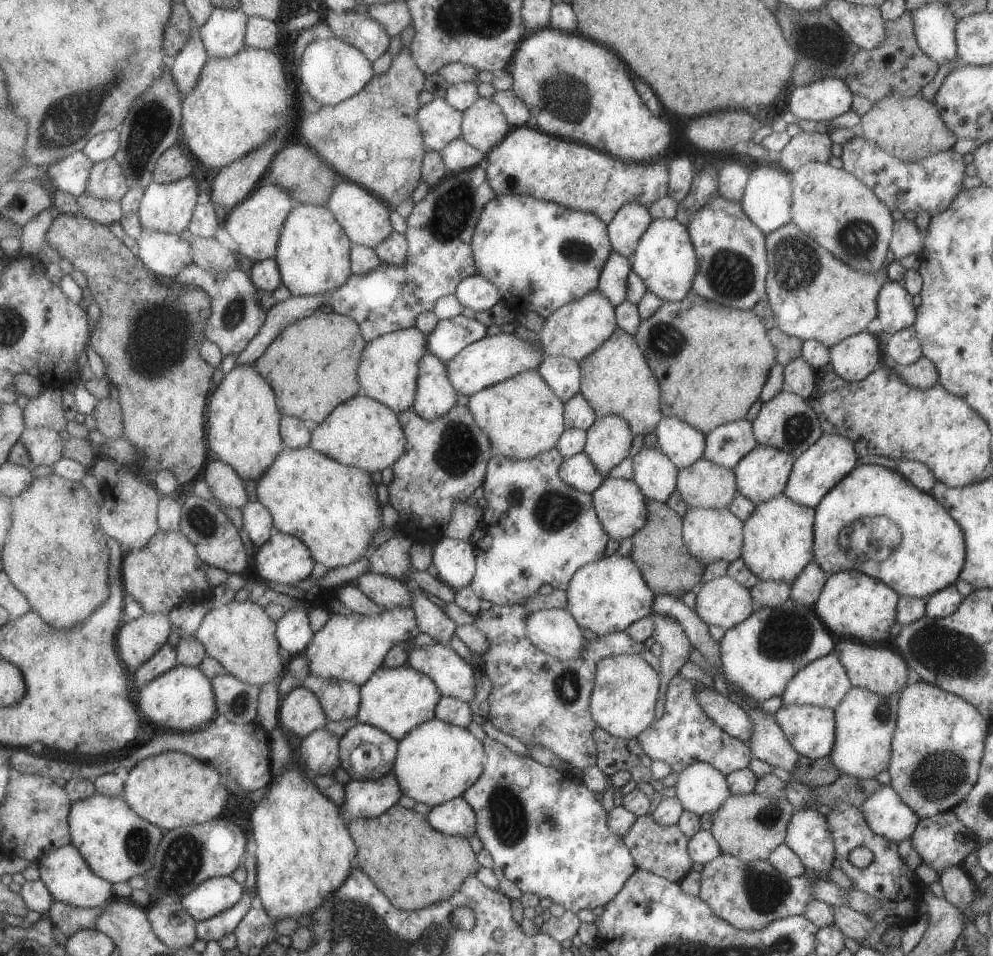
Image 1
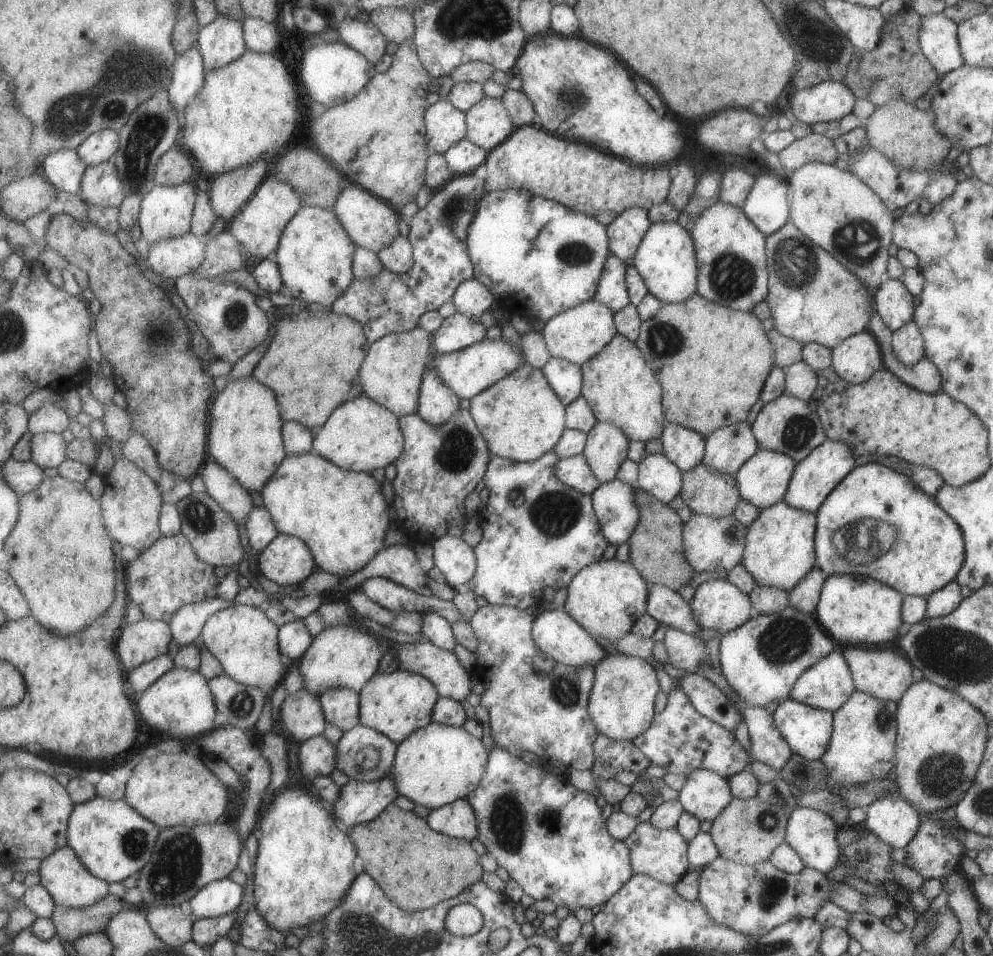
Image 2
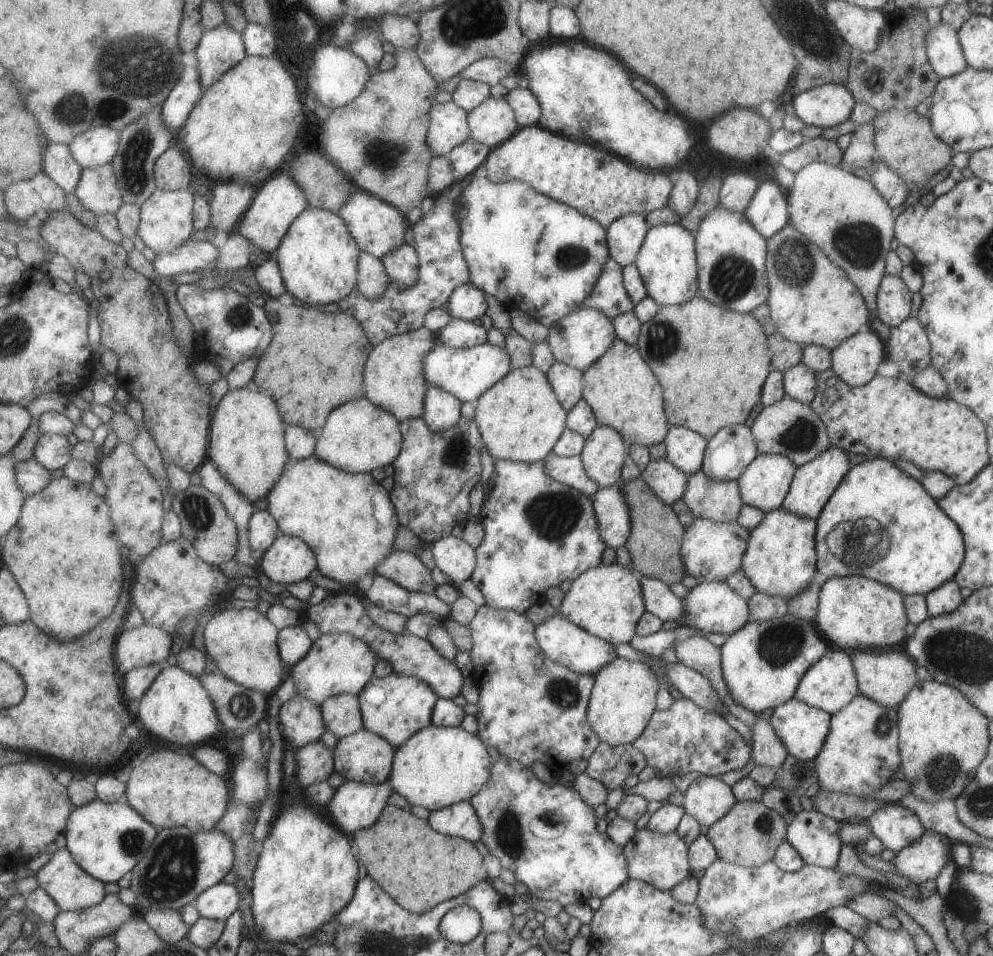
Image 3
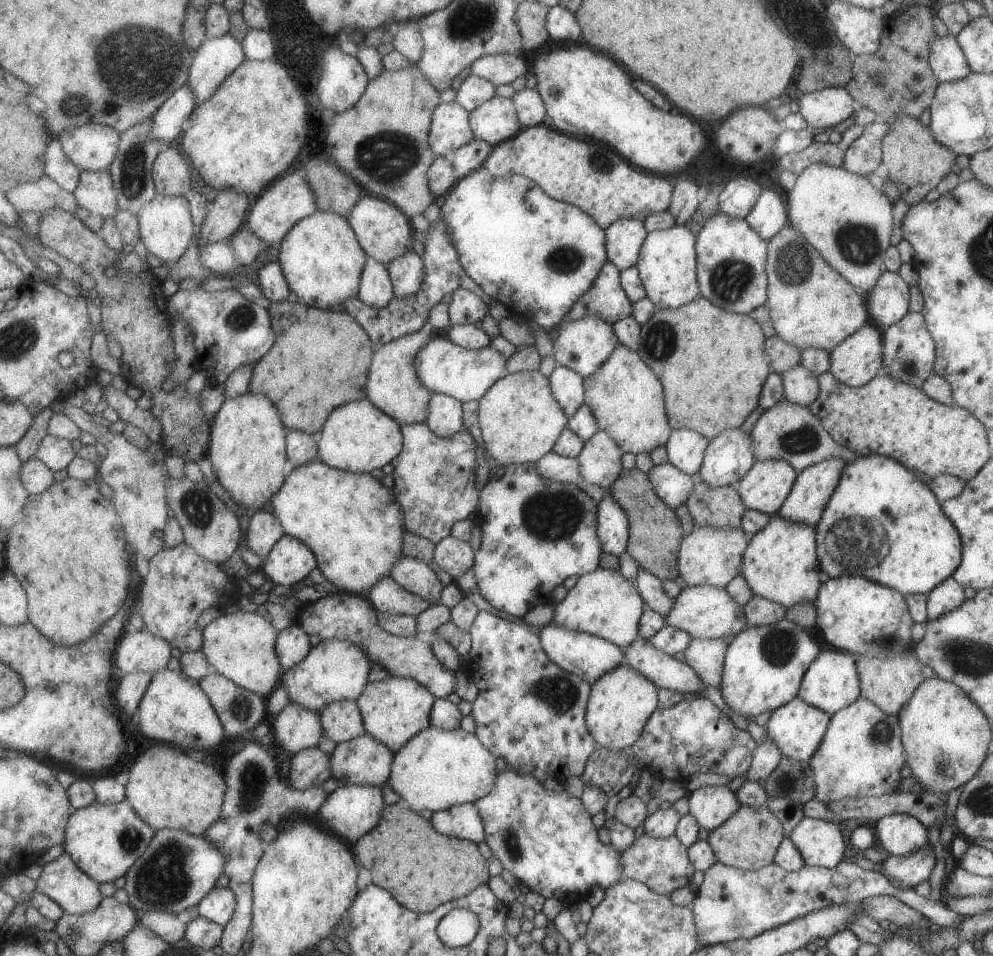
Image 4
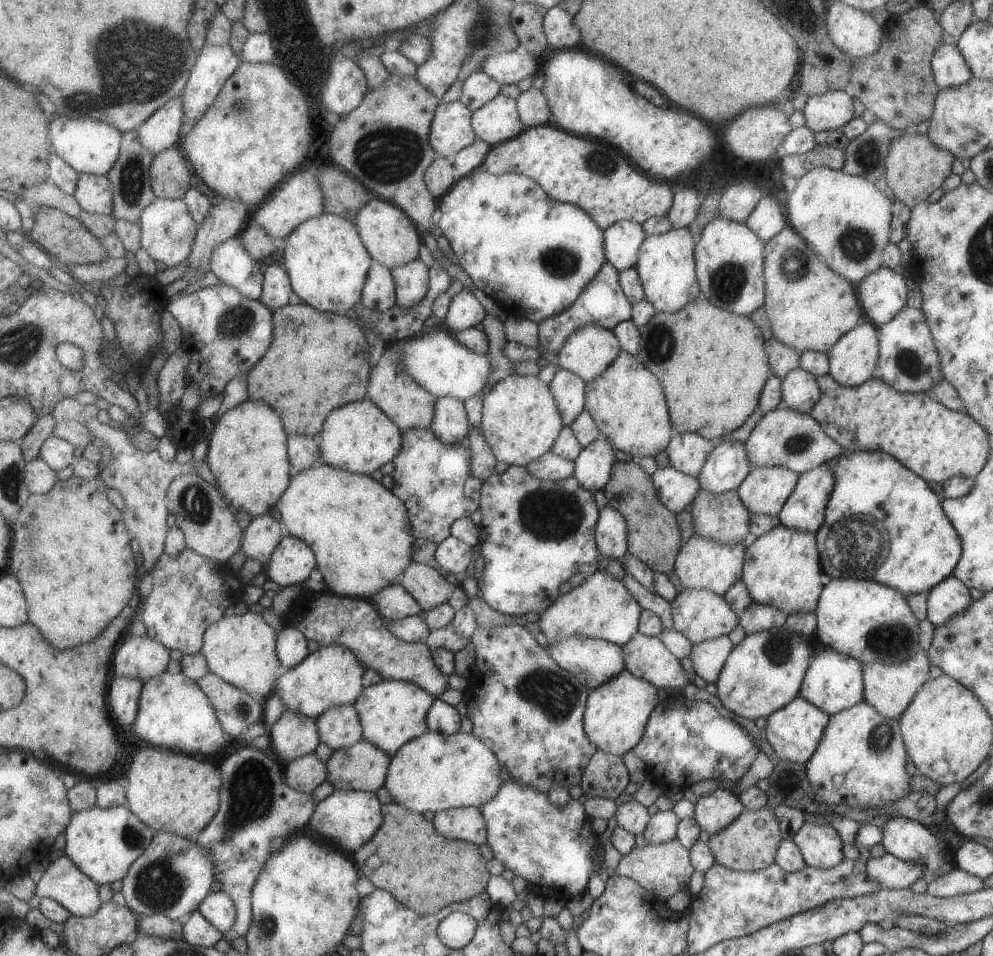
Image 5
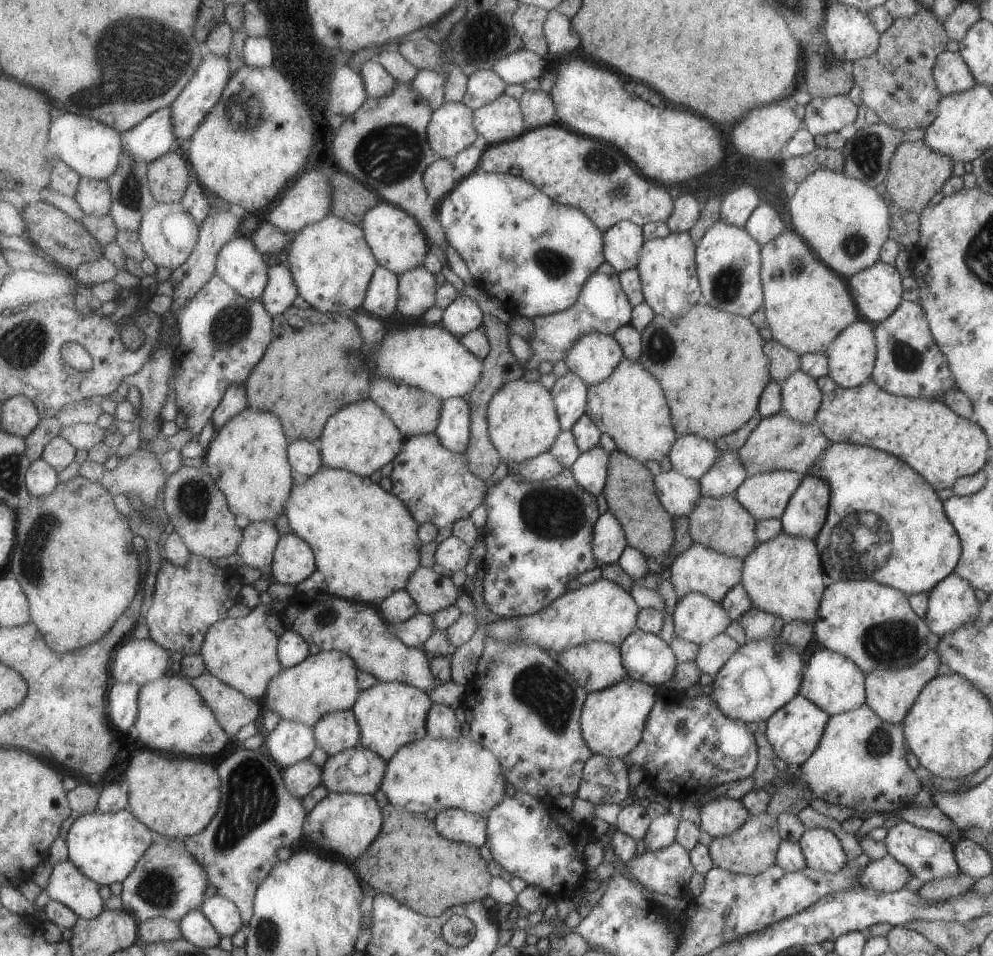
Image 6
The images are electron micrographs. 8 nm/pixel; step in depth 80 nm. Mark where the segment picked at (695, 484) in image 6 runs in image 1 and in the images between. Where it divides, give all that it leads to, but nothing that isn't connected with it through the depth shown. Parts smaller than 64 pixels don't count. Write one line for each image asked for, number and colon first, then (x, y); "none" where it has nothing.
1: (655, 475)
2: (657, 475)
3: (667, 482)
4: (672, 486)
5: (674, 490)

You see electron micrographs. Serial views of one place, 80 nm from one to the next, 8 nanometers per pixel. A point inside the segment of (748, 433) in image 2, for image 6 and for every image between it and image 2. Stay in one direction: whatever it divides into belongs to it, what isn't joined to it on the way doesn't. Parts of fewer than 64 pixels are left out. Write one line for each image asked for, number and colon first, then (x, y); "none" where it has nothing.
3: (731, 448)
4: (727, 457)
5: (725, 468)
6: (725, 476)

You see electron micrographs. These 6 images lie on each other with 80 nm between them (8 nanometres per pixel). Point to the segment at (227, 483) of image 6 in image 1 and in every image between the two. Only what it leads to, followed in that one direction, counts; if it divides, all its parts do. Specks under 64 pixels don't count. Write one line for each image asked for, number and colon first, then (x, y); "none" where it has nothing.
1: (245, 420)
2: (246, 437)
3: (248, 441)
4: (249, 441)
5: (248, 448)

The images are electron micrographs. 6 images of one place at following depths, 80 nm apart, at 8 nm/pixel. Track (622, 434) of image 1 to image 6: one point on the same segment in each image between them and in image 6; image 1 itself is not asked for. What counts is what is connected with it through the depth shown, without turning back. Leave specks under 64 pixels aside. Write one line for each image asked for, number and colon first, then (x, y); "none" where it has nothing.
2: (605, 448)
3: (602, 455)
4: (598, 460)
5: (592, 470)
6: (590, 470)

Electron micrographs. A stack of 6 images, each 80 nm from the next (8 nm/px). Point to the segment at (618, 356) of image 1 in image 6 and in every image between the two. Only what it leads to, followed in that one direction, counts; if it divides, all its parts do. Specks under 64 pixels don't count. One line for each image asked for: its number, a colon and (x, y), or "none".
2: (617, 384)
3: (623, 394)
4: (627, 401)
5: (626, 402)
6: (629, 406)

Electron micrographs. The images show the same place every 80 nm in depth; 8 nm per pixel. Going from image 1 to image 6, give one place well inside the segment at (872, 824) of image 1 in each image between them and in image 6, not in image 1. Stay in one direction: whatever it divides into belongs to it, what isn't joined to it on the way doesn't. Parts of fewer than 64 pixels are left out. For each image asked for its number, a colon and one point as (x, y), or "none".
2: (893, 820)
3: (896, 827)
4: (900, 834)
5: (908, 840)
6: (928, 856)

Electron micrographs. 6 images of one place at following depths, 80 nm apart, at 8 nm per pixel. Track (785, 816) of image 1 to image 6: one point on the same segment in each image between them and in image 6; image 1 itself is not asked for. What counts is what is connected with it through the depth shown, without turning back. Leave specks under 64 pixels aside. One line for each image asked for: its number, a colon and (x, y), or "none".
2: (746, 831)
3: (747, 836)
4: (747, 840)
5: (749, 843)
6: (752, 847)

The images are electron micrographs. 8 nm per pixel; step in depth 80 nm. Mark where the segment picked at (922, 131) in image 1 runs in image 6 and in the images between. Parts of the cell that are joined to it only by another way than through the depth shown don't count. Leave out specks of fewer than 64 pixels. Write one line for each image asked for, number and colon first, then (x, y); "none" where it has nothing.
2: (905, 136)
3: (903, 141)
4: (915, 163)
5: (914, 167)
6: (915, 173)

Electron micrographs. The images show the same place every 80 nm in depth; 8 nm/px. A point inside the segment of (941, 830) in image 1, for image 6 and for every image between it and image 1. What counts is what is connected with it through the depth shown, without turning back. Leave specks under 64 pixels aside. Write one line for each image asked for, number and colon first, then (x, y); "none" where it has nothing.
2: (933, 852)
3: (922, 860)
4: (905, 871)
5: (892, 873)
6: (885, 875)

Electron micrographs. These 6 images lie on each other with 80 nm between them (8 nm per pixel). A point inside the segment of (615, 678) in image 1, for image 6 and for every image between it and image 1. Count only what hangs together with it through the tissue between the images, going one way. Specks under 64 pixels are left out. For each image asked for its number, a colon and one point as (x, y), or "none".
2: (620, 703)
3: (622, 698)
4: (619, 703)
5: (616, 712)
6: (612, 720)

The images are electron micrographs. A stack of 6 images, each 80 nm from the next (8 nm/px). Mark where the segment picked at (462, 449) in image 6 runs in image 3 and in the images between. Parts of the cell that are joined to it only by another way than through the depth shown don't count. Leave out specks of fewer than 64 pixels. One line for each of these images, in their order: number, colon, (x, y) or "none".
3: (442, 409)
4: (446, 413)
5: (451, 425)

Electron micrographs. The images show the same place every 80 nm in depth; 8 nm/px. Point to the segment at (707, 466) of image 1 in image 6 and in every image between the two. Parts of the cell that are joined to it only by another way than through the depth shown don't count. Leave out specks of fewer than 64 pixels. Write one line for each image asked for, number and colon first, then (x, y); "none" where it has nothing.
2: (705, 492)
3: (719, 501)
4: (721, 507)
5: (722, 517)
6: (721, 524)

